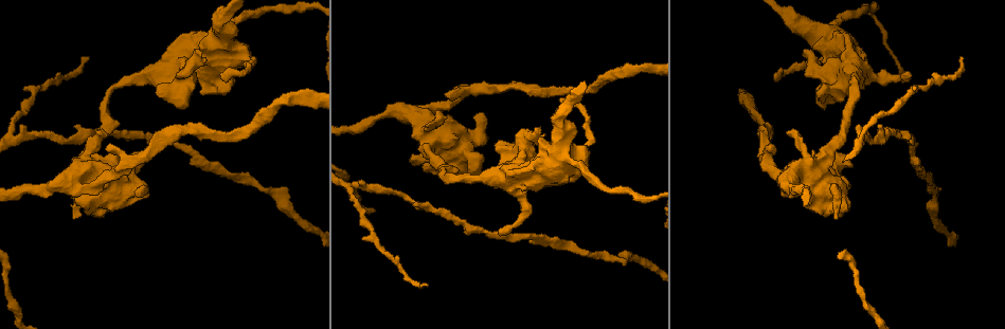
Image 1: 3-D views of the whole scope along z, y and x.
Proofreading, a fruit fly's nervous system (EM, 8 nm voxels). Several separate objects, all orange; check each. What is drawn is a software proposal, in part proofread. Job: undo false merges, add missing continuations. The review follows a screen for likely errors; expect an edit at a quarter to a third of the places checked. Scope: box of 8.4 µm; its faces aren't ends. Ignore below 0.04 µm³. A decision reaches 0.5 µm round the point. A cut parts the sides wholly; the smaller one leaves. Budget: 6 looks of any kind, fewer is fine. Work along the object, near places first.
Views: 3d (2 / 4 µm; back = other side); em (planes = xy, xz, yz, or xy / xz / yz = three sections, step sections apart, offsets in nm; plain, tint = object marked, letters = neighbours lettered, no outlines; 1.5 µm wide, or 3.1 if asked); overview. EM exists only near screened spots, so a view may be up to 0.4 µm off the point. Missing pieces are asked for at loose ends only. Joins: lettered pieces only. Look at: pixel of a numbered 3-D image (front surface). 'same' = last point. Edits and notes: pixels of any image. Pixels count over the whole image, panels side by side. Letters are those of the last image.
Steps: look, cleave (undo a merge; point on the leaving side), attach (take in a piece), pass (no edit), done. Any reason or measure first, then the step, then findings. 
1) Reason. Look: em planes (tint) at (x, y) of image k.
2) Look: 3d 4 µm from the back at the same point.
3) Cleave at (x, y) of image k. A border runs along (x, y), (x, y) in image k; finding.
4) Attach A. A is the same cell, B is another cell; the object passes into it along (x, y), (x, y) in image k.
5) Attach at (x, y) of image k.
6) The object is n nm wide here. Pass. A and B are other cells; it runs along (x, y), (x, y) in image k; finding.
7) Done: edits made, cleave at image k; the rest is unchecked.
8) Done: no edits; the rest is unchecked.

Long arm stops here. Look: em planes (letters) at (222, 76) of image 1.

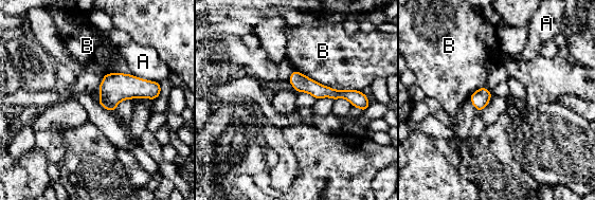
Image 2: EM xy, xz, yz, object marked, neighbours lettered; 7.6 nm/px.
Pass. A and B are other cells; a border runs along (294, 69), (332, 88), (360, 91) in image 2; none of them fits.

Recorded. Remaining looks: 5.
Free end. Look: em xy step 8 (letters) at (849, 210) of image 1.

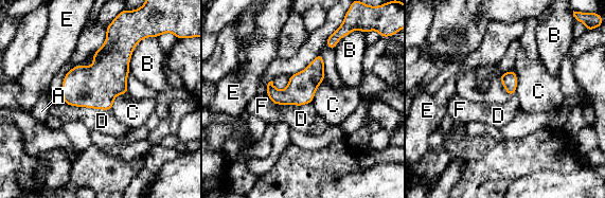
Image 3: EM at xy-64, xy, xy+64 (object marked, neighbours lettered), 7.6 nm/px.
Look: em yz step 8 (letters) at the same point.

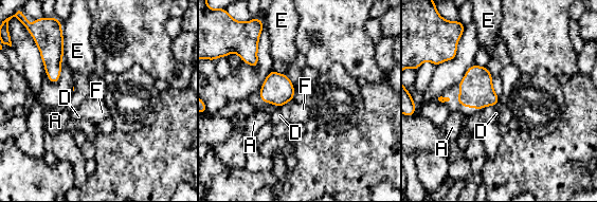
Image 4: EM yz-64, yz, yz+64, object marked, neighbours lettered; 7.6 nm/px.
Pass. A, D, E and F are other cells; a border runs along (499, 103), (484, 108) in image 4; no lettered piece goes on from it.

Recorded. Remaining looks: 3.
Free end. Look: 3d 4 µm at (962, 57) of image 1.

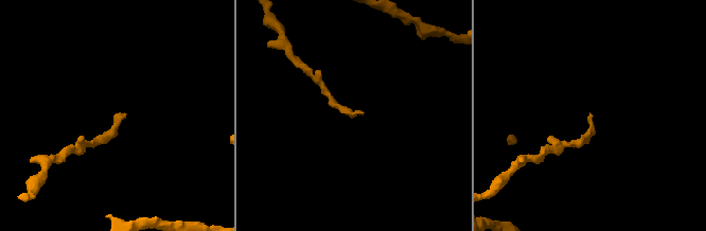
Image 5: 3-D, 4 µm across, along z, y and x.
Now the EM. Look: em yz step 8 (tint) at (589, 116) of image 5.

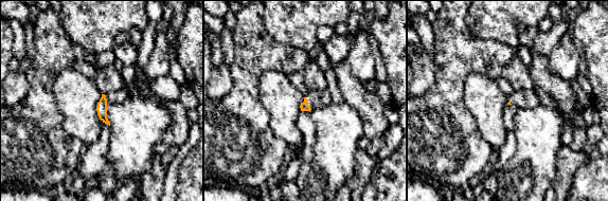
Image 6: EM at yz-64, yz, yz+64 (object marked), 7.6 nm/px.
Another direction. Look: em planes (letters) at the same point.

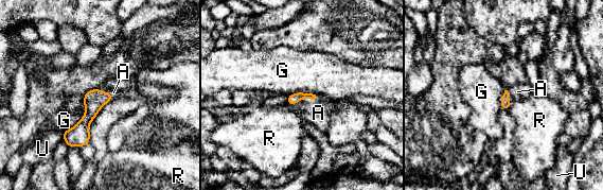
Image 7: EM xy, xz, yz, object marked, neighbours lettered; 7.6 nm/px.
Attach A. A is the same cell, G, R and U are other cells; the object passes into it along (293, 99), (304, 98), (318, 113) in image 7; it goes on there.

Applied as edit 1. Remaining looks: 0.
Done: edits made, attach at image 7; the rest is unchecked.

